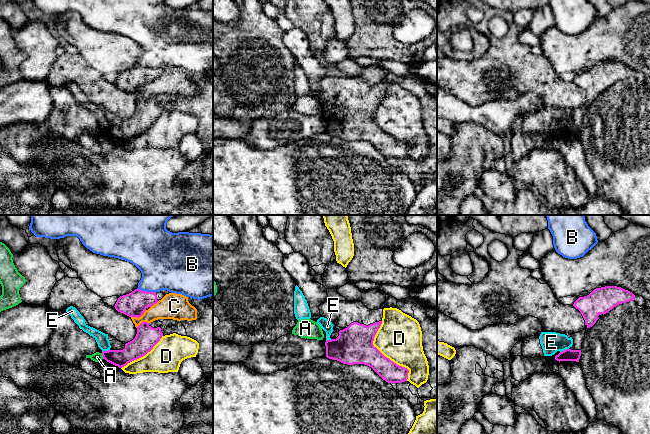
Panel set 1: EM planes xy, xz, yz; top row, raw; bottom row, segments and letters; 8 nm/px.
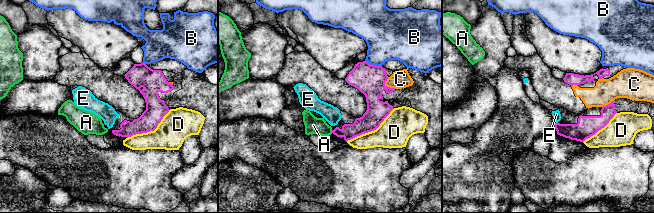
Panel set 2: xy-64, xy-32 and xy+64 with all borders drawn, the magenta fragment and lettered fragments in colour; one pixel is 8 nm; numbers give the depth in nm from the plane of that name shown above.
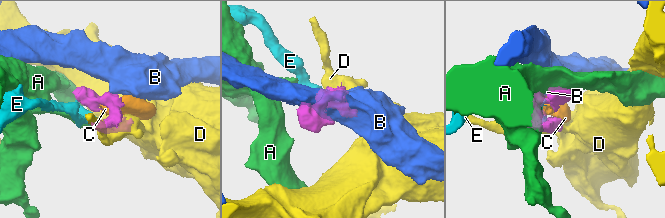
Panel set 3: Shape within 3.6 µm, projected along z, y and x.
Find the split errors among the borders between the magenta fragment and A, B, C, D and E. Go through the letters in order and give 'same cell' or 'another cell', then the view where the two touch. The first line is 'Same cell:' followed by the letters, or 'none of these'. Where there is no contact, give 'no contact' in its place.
Same cell: E
A: another cell; meets magenta in xy
B: another cell; meets magenta in xy
C: another cell; meets magenta in xy
D: another cell; meets magenta in xz
E: same cell; meets magenta in yz

